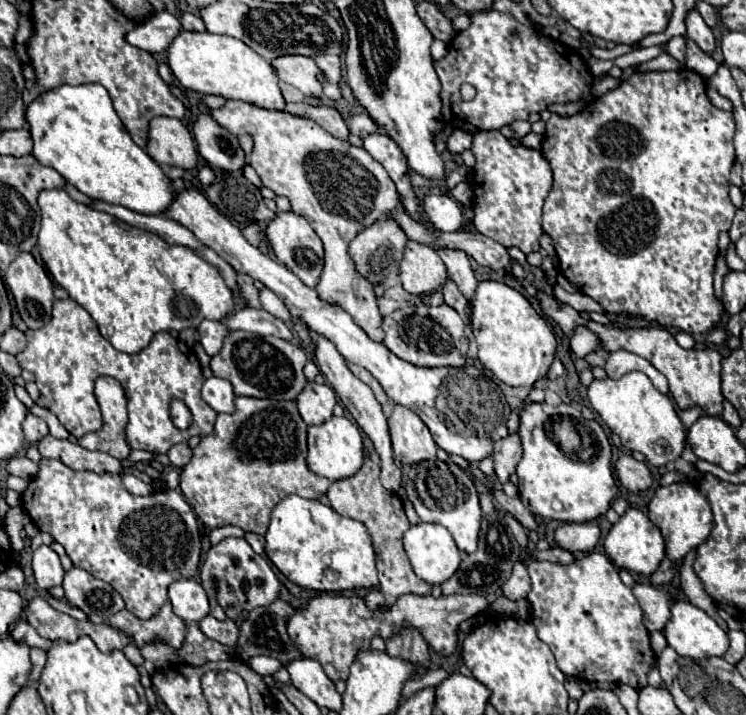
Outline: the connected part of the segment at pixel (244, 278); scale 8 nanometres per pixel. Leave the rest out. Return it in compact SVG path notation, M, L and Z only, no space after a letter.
M239 273L239 275L237 275L237 281L239 281L239 287L241 287L241 293L243 293L243 297L245 297L247 307L259 309L259 307L261 307L261 305L259 305L259 291L257 291L257 287L253 285L253 279L251 279L249 275L245 275L245 273Z

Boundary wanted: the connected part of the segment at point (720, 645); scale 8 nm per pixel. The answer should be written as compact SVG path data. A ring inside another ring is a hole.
M675 601L671 607L671 619L665 625L665 639L669 647L673 647L681 657L691 657L691 659L707 659L707 657L721 657L727 647L729 639L727 633L699 607L695 607L689 601Z

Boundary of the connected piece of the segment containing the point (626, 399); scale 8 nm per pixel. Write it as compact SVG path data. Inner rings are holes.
M633 371L621 379L601 379L589 385L589 403L601 419L621 437L623 447L641 451L651 465L667 465L681 457L685 449L685 427L669 395L653 387L645 373Z

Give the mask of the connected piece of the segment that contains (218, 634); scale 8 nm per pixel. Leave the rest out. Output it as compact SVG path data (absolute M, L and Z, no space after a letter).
M205 617L201 623L199 623L201 631L209 637L209 639L215 639L219 643L225 643L225 645L233 645L237 641L237 631L239 627L235 625L233 619L225 619L225 621L217 621L215 617Z

